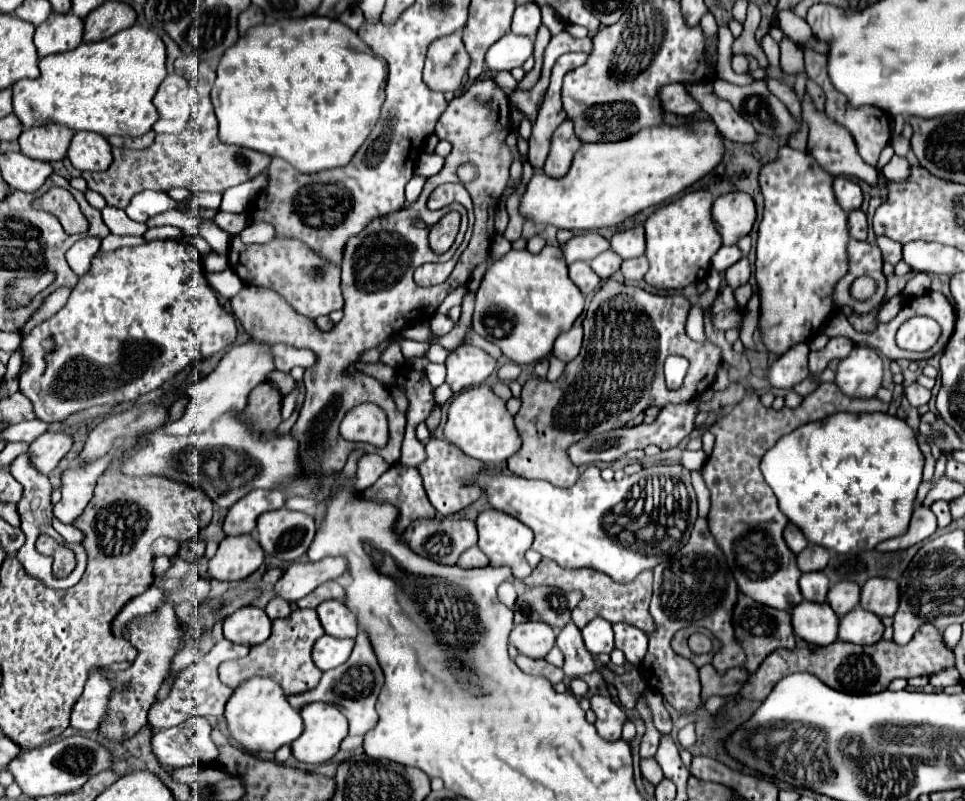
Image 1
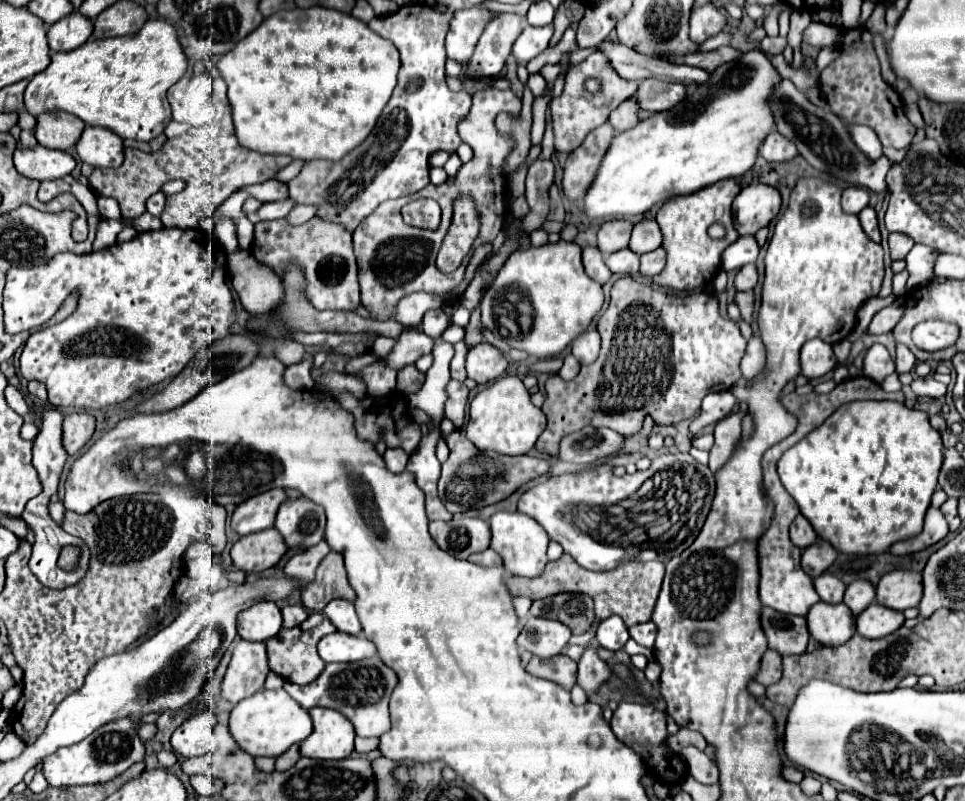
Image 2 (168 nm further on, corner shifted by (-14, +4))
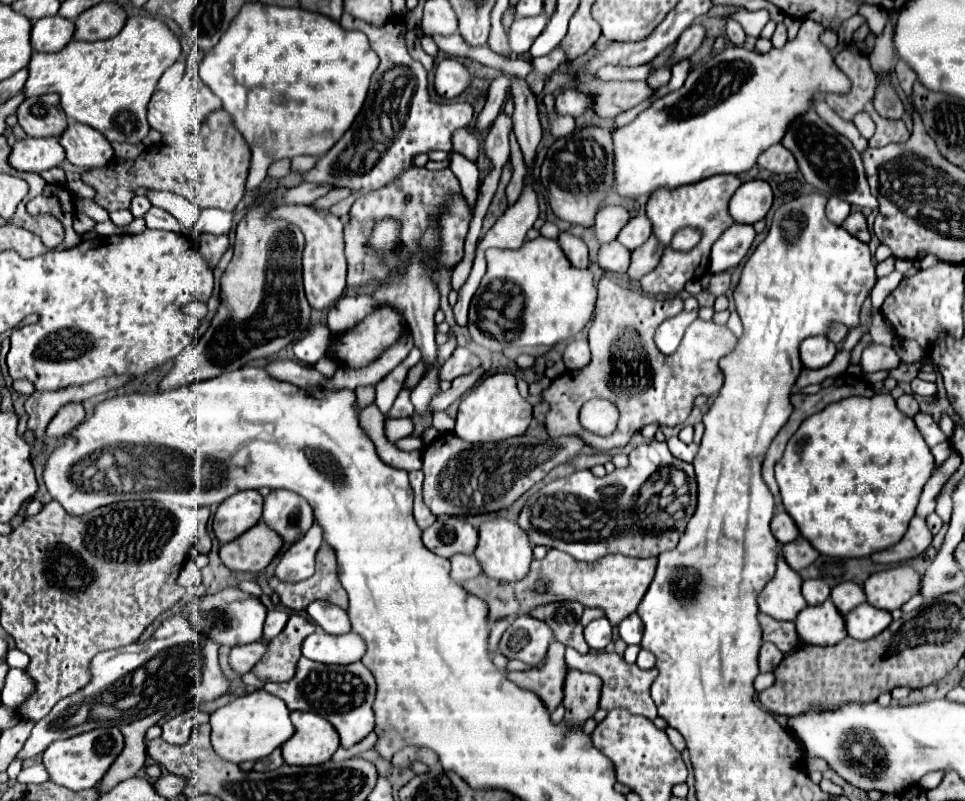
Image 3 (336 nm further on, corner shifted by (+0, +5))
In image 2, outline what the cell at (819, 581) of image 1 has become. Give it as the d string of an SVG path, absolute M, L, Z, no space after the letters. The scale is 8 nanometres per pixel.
M822 573L820 577L816 577L814 587L824 603L840 603L844 597L844 589L846 589L846 585L830 573Z

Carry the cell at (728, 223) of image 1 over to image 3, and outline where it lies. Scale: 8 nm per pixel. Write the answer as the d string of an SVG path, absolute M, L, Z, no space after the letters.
M766 180L744 182L728 204L728 212L738 224L754 224L766 216L772 206L772 188Z

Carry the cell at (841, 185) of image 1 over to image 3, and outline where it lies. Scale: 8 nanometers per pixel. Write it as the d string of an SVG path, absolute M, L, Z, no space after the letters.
M832 196L828 198L828 204L826 204L826 216L830 222L834 224L842 224L846 220L846 216L850 214L850 204Z

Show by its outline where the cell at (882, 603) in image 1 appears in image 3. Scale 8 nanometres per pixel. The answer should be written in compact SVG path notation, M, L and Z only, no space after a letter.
M912 566L888 568L864 582L868 604L882 610L896 610L920 590L920 574Z

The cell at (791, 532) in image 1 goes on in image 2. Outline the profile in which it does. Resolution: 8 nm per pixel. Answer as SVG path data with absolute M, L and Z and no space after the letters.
M798 515L792 525L790 525L790 539L794 541L794 545L798 545L800 549L812 545L816 541L816 533L810 525L810 521L806 521L804 515Z

